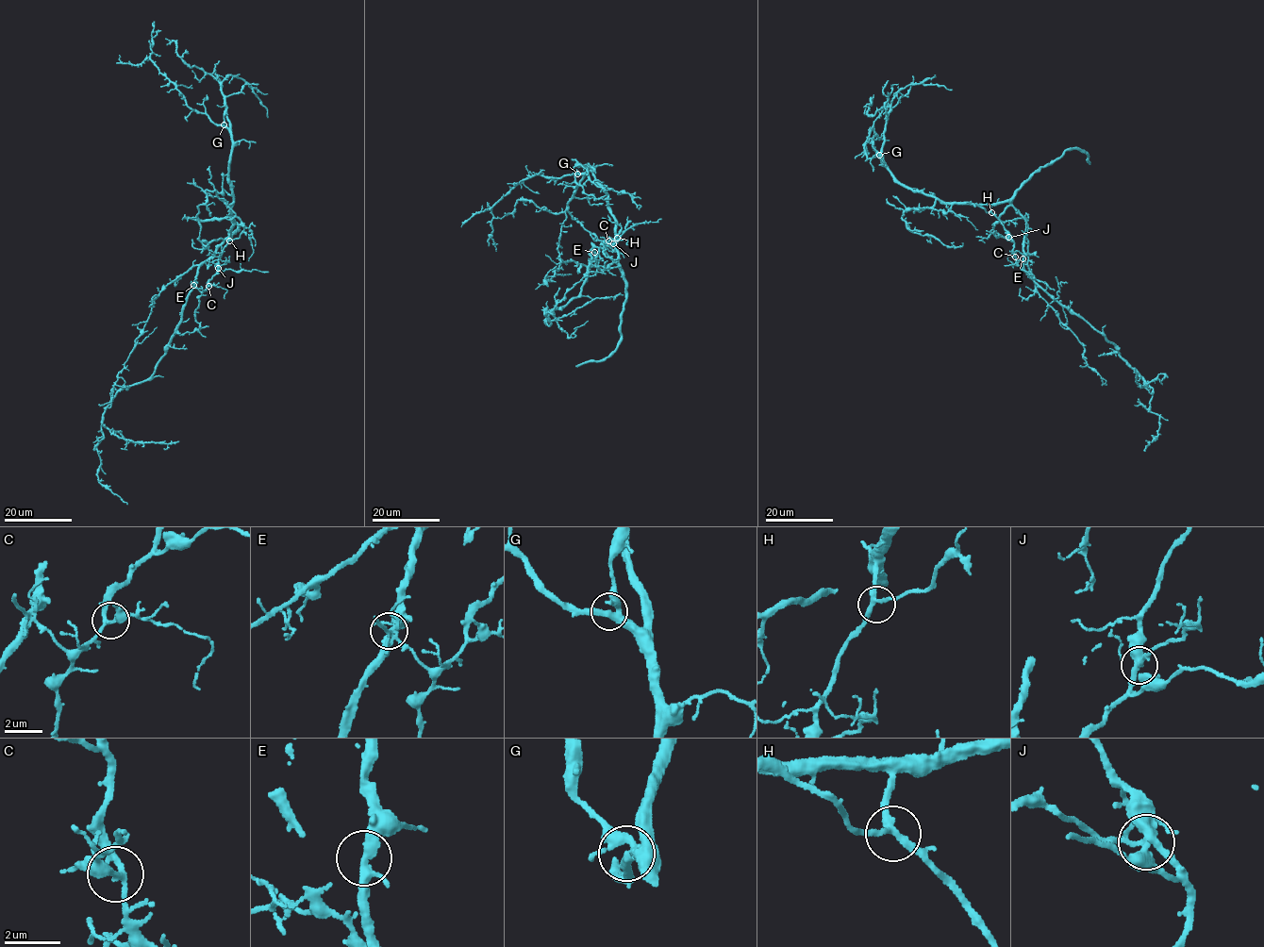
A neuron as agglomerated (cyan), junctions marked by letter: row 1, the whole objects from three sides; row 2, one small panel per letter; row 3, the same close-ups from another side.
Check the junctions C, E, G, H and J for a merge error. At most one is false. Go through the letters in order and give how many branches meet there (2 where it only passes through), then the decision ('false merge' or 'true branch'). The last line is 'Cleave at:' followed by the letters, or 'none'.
C: branches 3; true branch
E: branches 3; true branch
G: branches 3; true branch
H: branches 3; true branch
J: branches 3; true branch
Cleave at: none

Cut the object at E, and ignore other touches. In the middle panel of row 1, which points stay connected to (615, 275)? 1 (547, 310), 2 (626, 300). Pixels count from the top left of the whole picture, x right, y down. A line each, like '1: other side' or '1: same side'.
1: same side
2: other side

